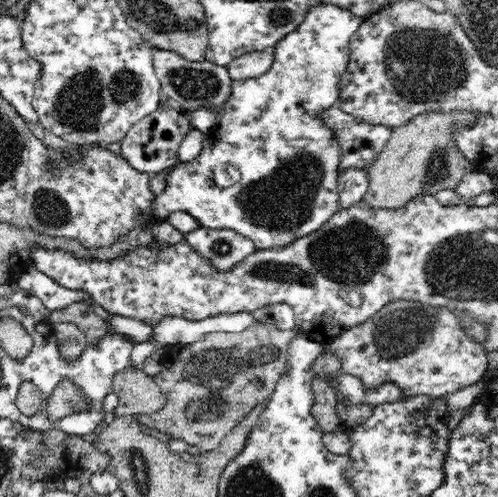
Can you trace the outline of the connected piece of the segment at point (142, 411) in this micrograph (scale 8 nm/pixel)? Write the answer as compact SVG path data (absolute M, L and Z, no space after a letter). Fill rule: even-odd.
M157 352L152 353L144 362L143 370L129 364L124 370L116 372L112 386L119 398L113 411L117 417L154 414L166 405L166 395L153 380L163 369L160 357Z

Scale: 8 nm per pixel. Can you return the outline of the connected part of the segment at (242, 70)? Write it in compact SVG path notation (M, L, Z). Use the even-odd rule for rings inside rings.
M273 49L262 50L262 52L248 52L248 54L242 54L242 56L232 59L226 66L230 78L233 81L242 81L266 74L274 60L274 53L272 52Z

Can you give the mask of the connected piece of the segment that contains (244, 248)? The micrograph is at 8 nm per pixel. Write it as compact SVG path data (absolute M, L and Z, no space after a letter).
M200 227L185 234L192 250L207 260L216 270L228 272L258 248L254 242L230 229Z

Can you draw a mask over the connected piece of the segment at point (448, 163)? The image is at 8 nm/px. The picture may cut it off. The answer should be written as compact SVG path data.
M426 112L414 116L402 127L394 128L391 136L384 146L384 150L378 154L376 162L365 170L367 174L367 191L362 202L370 208L385 208L385 210L400 211L410 200L416 196L435 196L442 190L455 190L459 180L468 173L475 170L473 163L469 162L461 152L457 150L453 142L454 124L470 124L474 122L474 112L450 112L449 115L442 115L440 112Z

